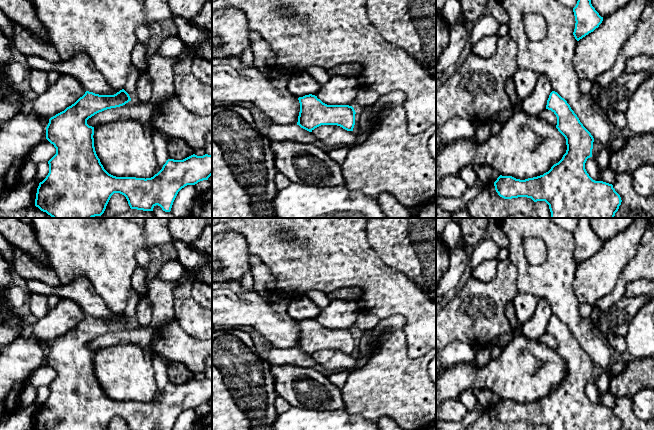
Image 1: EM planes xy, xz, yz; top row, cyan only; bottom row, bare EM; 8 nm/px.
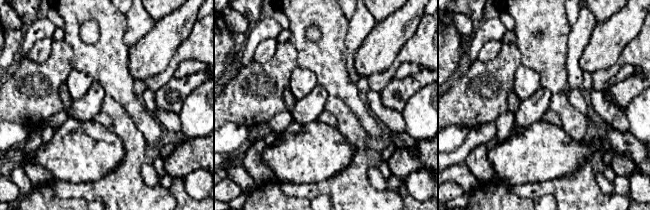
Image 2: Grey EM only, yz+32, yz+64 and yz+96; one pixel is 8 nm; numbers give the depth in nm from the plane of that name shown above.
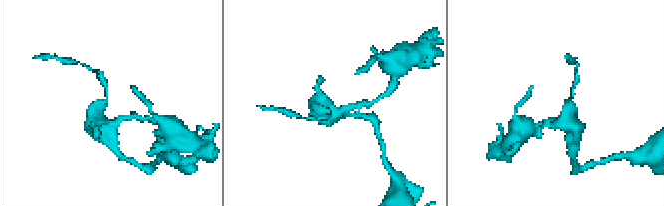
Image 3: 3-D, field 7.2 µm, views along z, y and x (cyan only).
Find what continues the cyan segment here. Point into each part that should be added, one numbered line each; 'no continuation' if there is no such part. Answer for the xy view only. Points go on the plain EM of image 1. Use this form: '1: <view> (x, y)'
no continuation

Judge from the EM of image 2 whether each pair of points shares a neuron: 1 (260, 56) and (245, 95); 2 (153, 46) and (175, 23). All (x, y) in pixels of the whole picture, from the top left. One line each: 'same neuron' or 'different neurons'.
1: different neurons
2: same neuron

